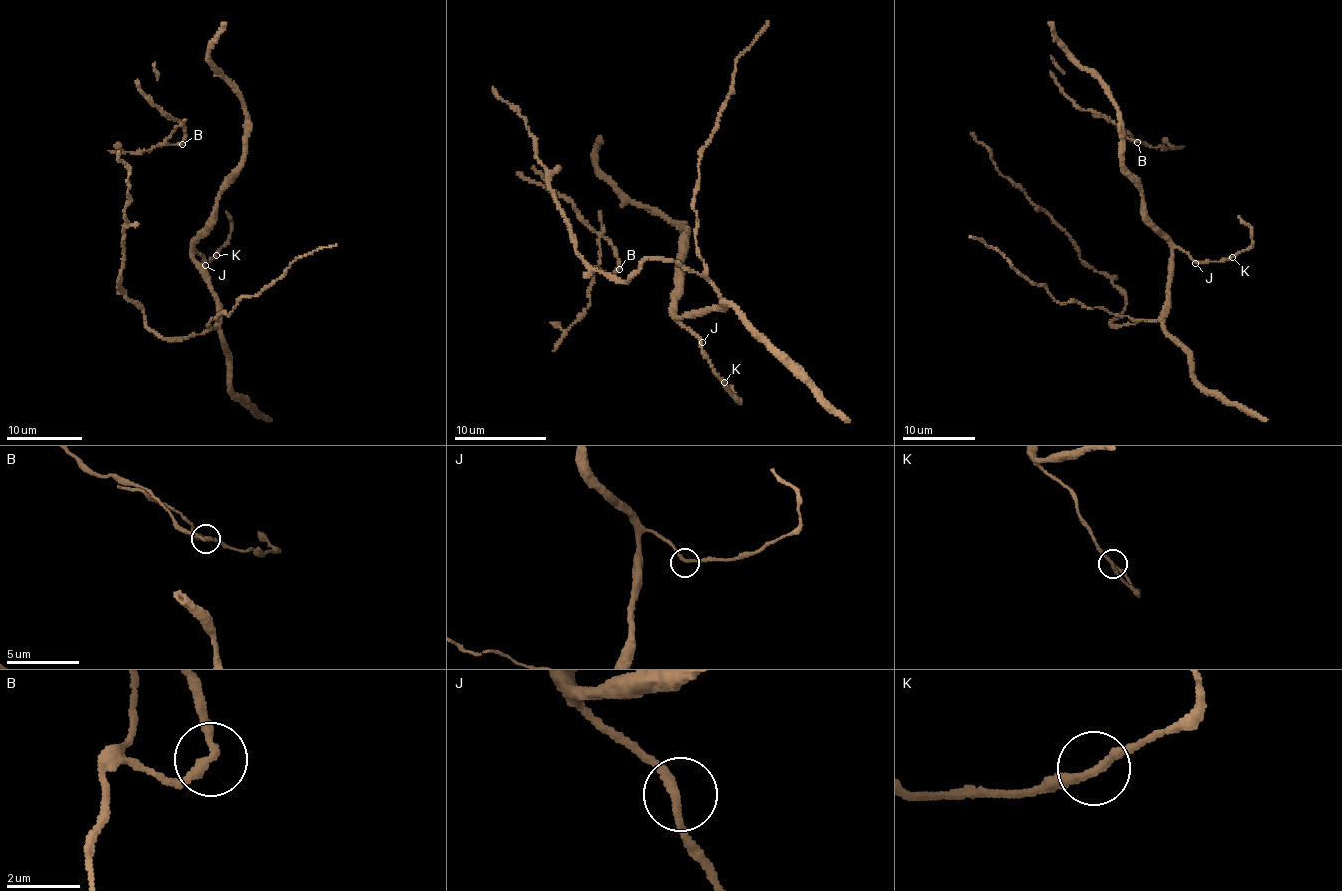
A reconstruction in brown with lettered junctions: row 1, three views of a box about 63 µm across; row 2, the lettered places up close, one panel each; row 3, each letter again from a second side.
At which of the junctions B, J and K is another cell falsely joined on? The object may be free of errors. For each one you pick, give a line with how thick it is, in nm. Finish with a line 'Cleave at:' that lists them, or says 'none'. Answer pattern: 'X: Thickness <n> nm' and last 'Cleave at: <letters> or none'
B: Thickness 240 nm
Cleave at: B

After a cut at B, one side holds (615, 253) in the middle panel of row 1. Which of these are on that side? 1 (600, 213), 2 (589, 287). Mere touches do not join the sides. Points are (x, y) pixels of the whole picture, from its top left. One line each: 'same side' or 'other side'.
1: other side
2: other side

